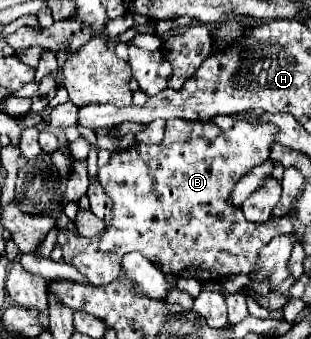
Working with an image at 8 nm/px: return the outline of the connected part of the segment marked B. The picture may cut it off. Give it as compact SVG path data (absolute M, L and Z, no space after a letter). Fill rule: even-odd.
M245 118L245 120L237 120L235 126L229 130L229 132L221 132L215 124L201 124L201 122L187 122L187 120L169 120L167 122L167 128L165 128L165 138L157 144L137 144L133 148L127 148L127 150L121 150L121 152L115 152L109 160L107 166L99 168L99 182L105 190L105 194L111 198L111 226L105 226L105 236L99 240L97 236L93 238L85 238L81 234L73 234L73 232L65 232L61 230L59 236L57 236L57 242L59 246L63 248L63 260L71 266L75 266L81 274L87 276L87 280L95 286L105 286L113 280L117 280L123 272L121 272L121 258L127 254L127 252L141 252L147 260L151 260L153 264L157 264L163 272L173 272L177 276L183 276L183 278L197 278L201 282L205 280L219 280L223 276L231 276L231 274L251 274L257 266L257 260L259 260L259 250L263 246L267 246L275 236L281 236L285 232L295 232L295 224L293 220L289 220L287 216L283 218L271 218L263 224L253 224L253 222L247 222L245 216L241 216L241 210L239 208L233 208L231 206L231 190L233 186L237 184L237 180L241 176L245 176L251 168L255 168L257 164L263 164L265 160L269 160L269 144L275 142L275 136L277 136L279 128L275 124L265 124L265 122L253 122L251 118Z

